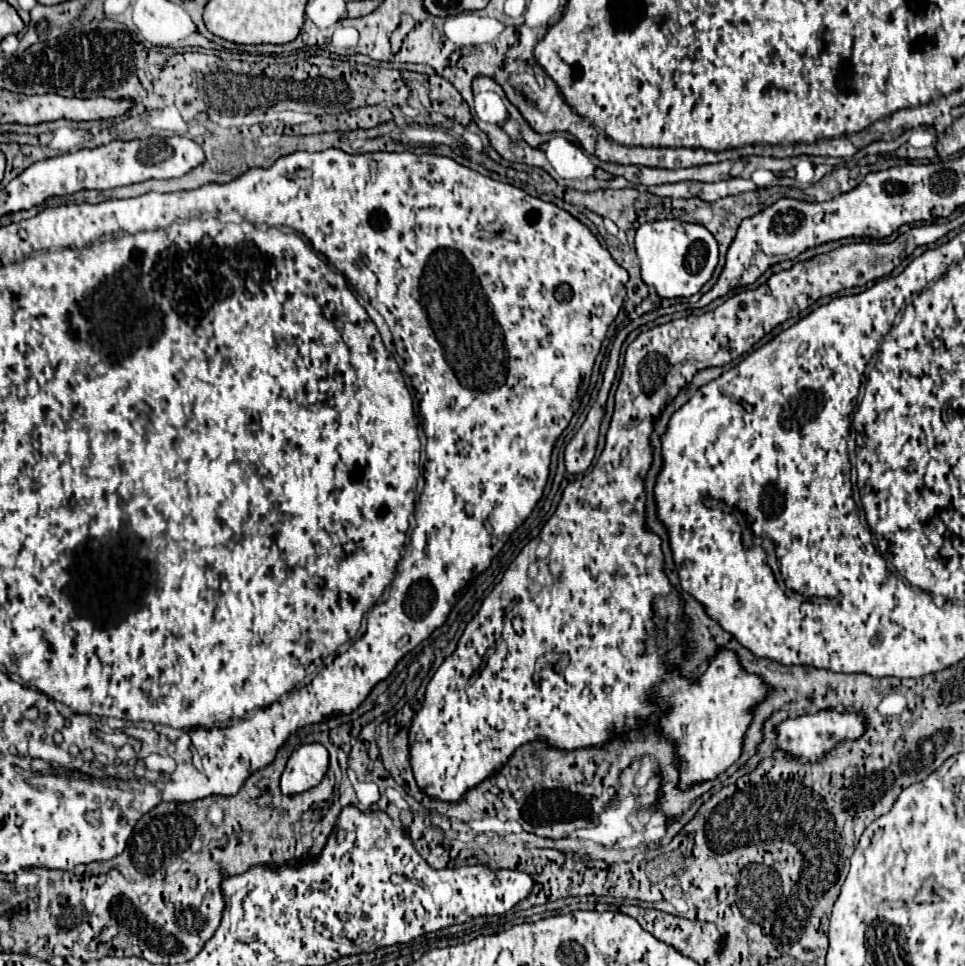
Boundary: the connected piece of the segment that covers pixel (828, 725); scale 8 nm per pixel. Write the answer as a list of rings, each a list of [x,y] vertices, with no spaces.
[[[819,711],[815,715],[803,715],[797,719],[787,719],[779,727],[777,749],[783,753],[791,753],[797,759],[821,759],[843,739],[857,739],[863,733],[863,719],[853,713],[837,713],[837,711]]]

